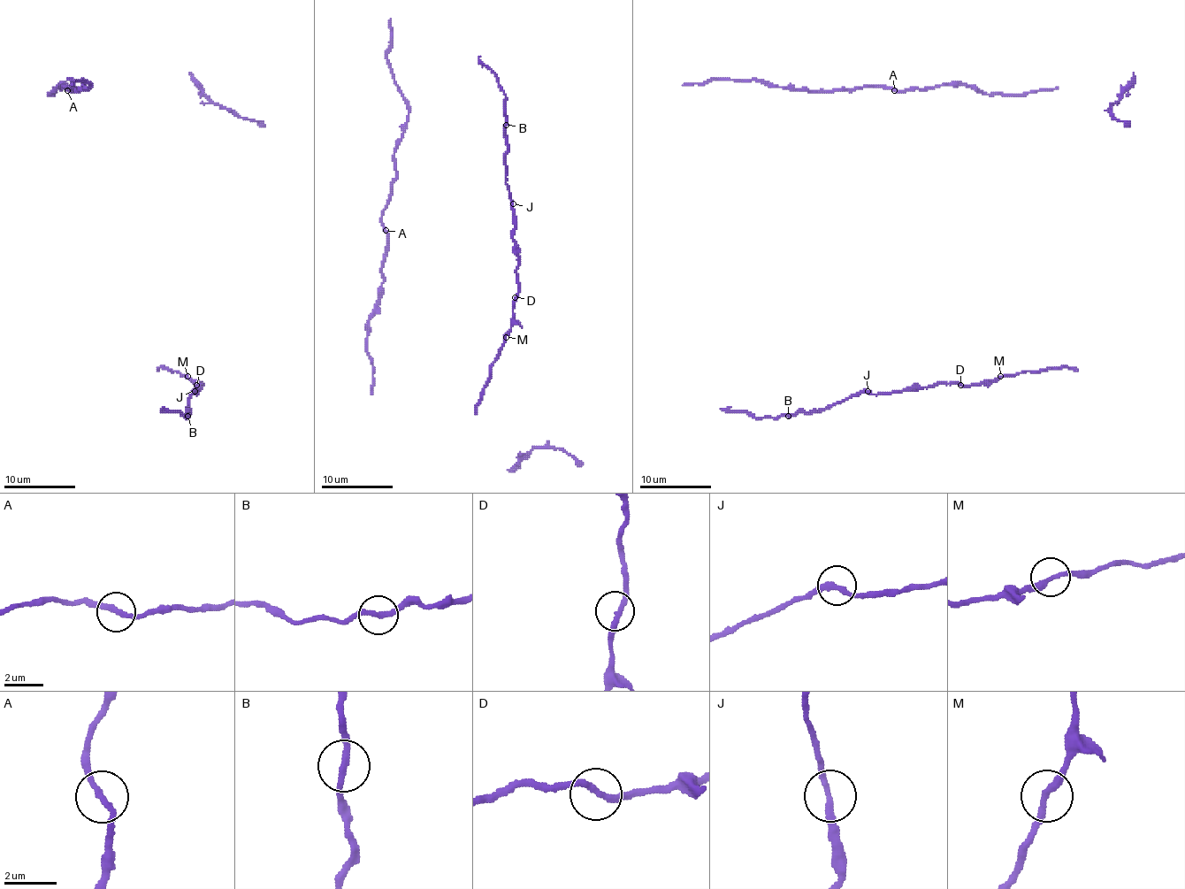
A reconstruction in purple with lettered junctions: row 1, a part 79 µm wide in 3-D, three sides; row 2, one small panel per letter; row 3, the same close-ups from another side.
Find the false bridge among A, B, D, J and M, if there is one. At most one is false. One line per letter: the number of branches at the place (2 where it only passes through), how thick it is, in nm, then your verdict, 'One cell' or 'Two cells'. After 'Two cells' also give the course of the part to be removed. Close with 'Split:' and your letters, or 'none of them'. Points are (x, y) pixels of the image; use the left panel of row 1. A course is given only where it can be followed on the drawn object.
A: Branches: 2. Thickness 240 nm. One cell
B: Branches: 2. Thickness 240 nm. One cell
D: Branches: 2. Thickness 240 nm. One cell
J: Branches: 2. Thickness 240 nm. One cell
M: Branches: 2. Thickness 240 nm. One cell
Split: none of them

